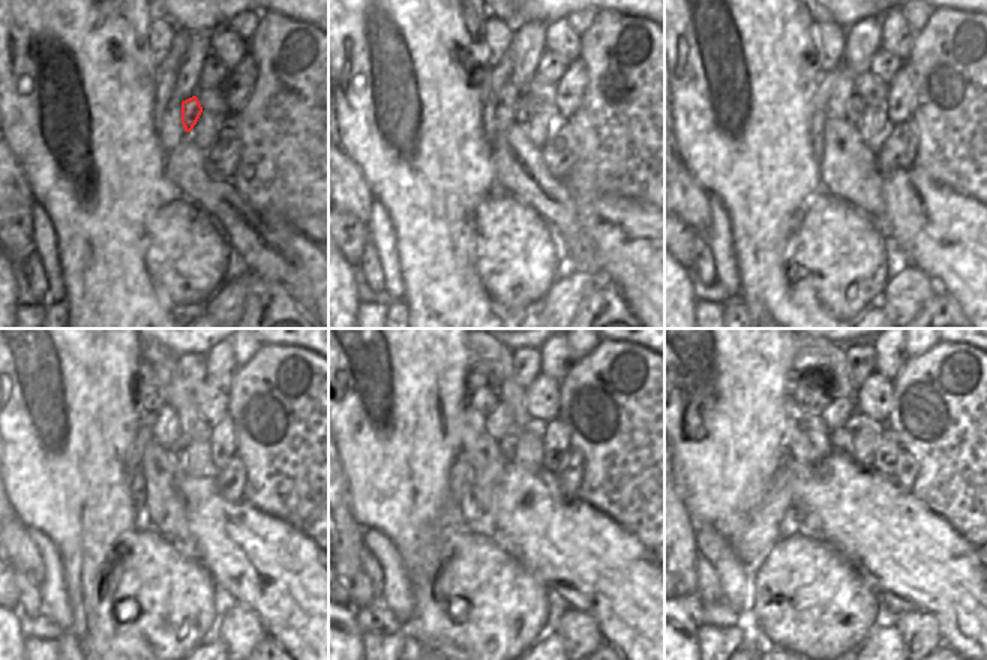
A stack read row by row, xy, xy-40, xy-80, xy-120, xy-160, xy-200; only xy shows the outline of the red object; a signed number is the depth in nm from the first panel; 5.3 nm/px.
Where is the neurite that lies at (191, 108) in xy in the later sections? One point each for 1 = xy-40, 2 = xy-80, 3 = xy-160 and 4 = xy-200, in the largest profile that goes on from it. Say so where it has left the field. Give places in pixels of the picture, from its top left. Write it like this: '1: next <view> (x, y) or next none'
1: next xy-40 (525, 107)
2: next xy-80 (855, 107)
3: next xy-160 (507, 443)
4: next xy-200 (840, 438)

